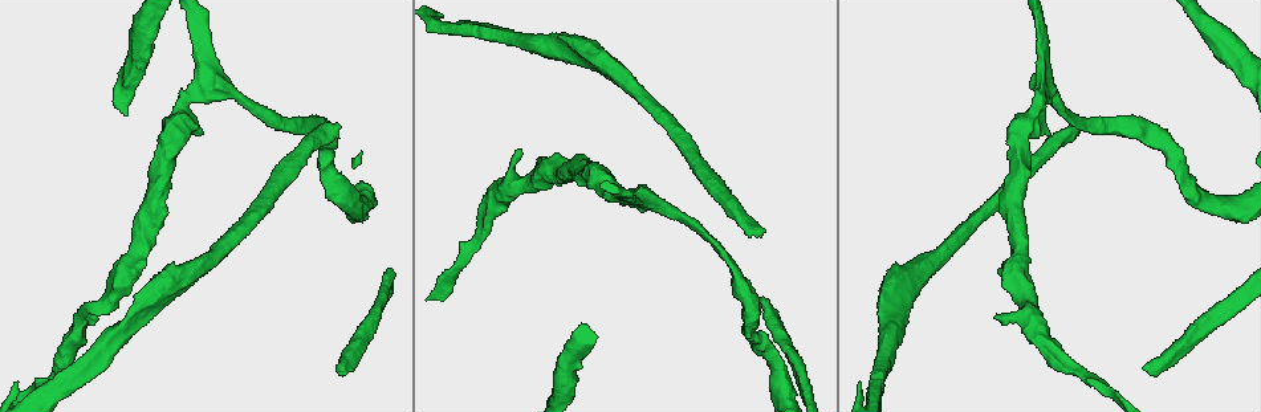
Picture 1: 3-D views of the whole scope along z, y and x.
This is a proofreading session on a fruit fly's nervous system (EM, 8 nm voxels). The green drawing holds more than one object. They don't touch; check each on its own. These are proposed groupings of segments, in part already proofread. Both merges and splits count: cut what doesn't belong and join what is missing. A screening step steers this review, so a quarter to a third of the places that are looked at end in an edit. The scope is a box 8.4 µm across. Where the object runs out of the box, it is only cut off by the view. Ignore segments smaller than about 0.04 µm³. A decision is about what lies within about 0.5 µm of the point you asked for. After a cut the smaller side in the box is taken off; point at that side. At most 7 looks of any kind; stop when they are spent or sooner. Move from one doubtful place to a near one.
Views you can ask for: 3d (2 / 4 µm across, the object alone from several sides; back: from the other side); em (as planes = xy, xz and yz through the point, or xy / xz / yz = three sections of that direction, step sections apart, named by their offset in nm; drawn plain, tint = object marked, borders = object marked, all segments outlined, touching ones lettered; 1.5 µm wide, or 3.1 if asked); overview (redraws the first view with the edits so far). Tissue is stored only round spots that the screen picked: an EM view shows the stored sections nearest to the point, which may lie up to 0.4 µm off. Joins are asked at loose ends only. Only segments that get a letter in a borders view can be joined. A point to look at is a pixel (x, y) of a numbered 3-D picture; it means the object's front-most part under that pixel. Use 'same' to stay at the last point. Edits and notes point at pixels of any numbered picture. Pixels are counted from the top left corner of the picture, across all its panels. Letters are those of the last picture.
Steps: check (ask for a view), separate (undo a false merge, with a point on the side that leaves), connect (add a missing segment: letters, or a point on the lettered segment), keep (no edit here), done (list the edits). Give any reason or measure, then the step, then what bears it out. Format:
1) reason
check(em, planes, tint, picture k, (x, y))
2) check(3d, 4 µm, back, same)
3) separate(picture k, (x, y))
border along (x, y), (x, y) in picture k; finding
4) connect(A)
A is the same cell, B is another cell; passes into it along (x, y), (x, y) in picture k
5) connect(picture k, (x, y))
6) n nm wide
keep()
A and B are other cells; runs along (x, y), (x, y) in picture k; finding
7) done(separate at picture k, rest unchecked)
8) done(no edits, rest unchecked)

branch stops here
check(em, planes, borders, picture 1, (1142, 369))

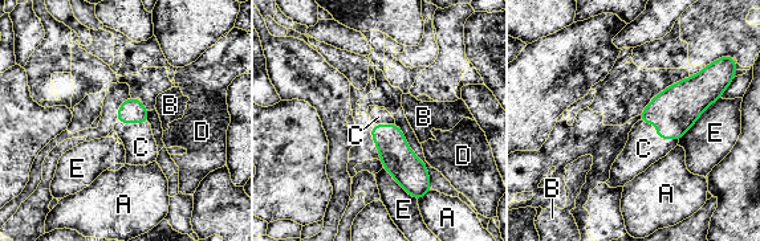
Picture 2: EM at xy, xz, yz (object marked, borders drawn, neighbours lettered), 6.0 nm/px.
E touches over 360 nm
connect(C)
C is the same cell, A, B, D and E are other cells; passes into it along (675, 110), (657, 134), (643, 148) in picture 2; it goes on there

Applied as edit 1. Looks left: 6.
check(overview)

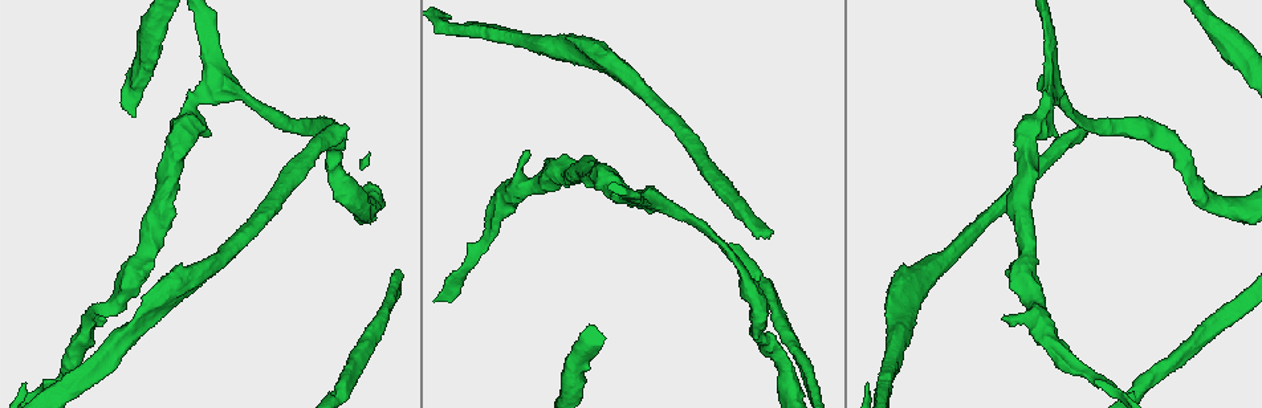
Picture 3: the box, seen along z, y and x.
stops while still wide
check(em, planes, tint, picture 3, (210, 135))

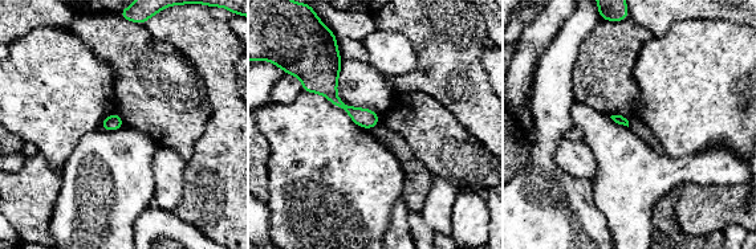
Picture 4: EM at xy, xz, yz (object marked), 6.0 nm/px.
check(em, planes, borders, same)

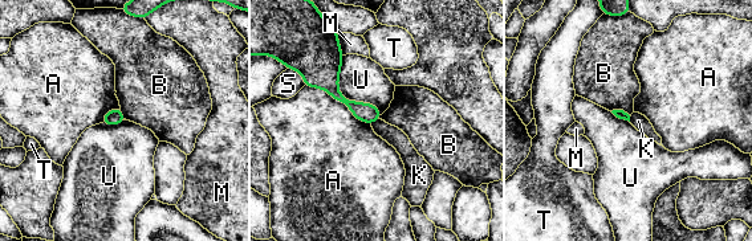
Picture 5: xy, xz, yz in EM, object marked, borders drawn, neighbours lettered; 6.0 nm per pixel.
keep()
A, B, K, M, S, T and U are other cells; runs along (336, 49), (332, 89), (370, 119) in picture 5; no lettered segment goes on from it

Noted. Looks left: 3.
free end
check(em, xy, step 4, borders, picture 3, (770, 234))

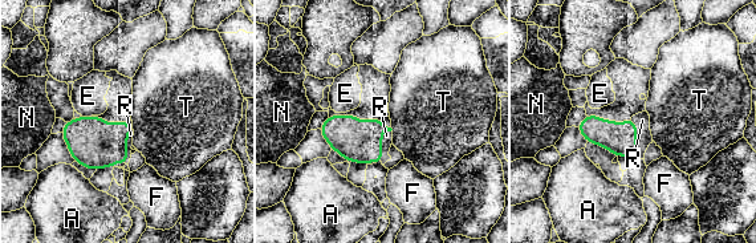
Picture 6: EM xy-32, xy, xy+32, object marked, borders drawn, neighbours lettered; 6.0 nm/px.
190 nm wide; R touches over 280 nm
connect(R)
R is the same cell, A, E, F, N and T are other cells; the cell continues

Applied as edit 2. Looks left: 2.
done(connect at picture 2, connect at picture 6, rest unchecked)

